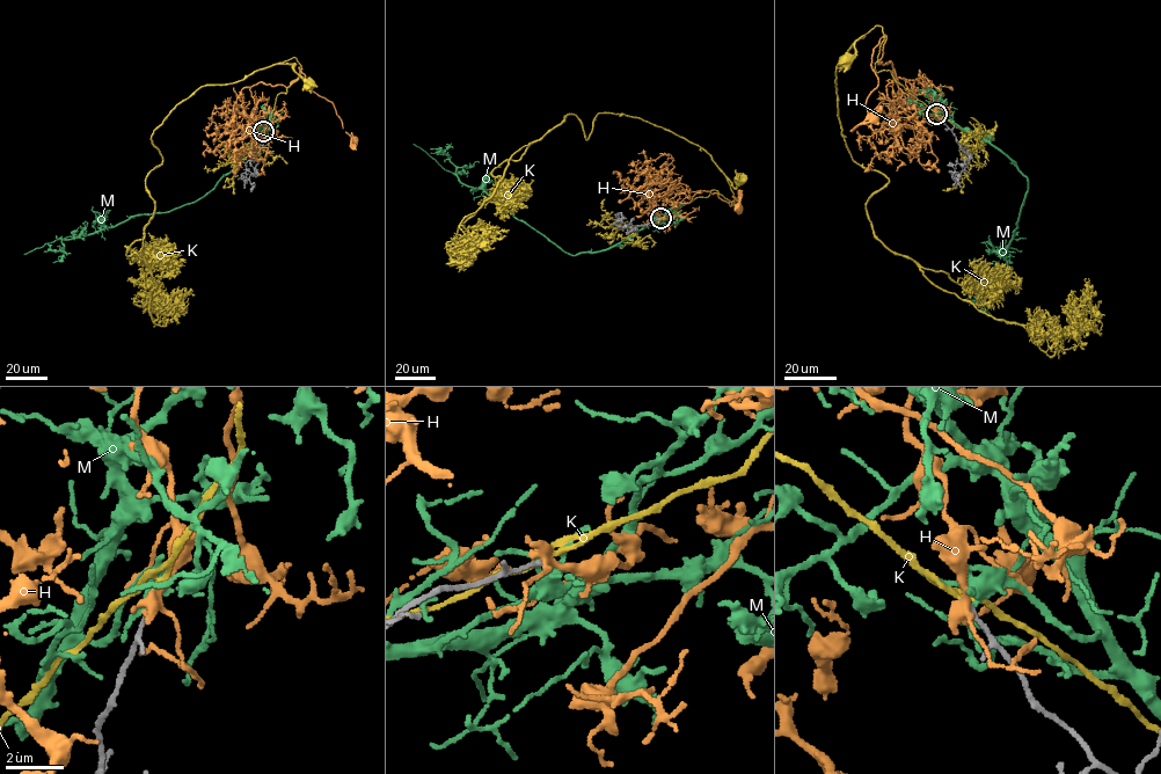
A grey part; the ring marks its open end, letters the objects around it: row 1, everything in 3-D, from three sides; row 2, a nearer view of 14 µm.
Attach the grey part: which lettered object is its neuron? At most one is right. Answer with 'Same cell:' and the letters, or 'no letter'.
Same cell: K

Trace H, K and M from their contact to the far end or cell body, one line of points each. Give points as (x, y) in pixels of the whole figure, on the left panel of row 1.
H: (263, 131), (262, 110), (249, 116), (235, 108), (241, 90), (263, 82), (287, 87), (299, 67), (353, 140)
K: (263, 131), (277, 96), (286, 93), (301, 71), (294, 57), (282, 63), (293, 64), (294, 71), (309, 84)
M: (263, 131), (234, 168), (194, 202), (63, 239), (59, 250), (48, 243)

